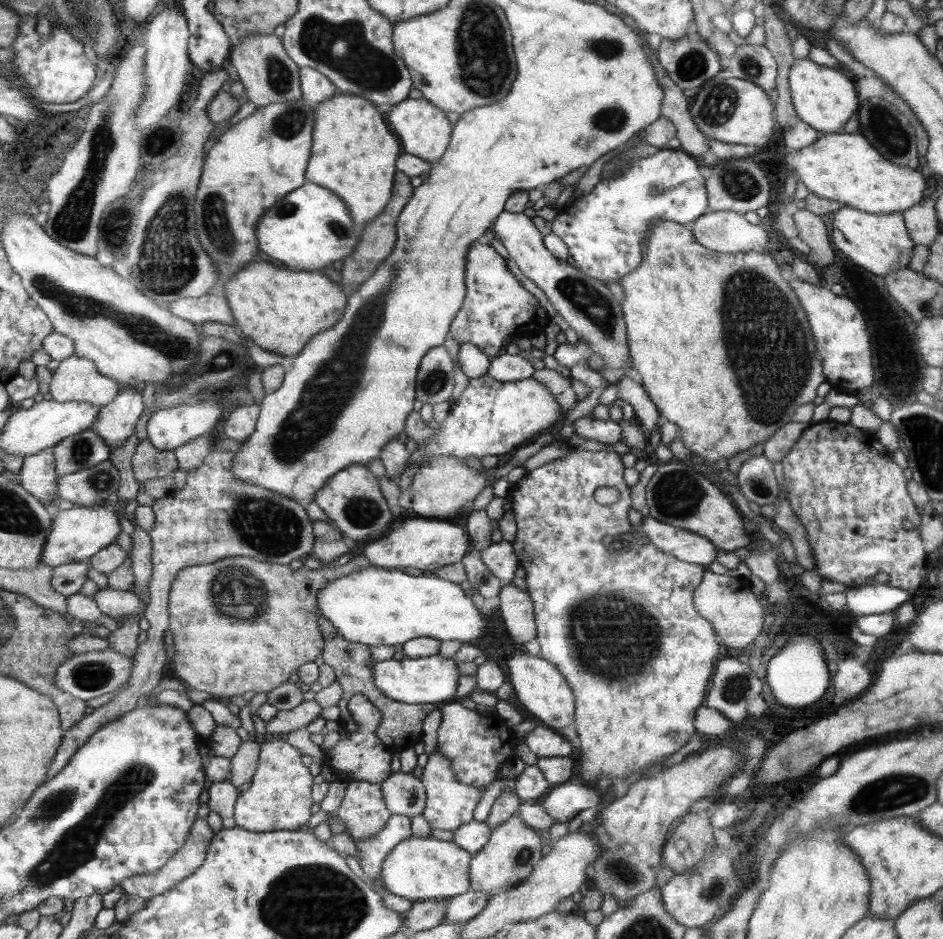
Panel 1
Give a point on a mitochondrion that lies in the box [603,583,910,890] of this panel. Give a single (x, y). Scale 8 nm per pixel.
(734, 688)

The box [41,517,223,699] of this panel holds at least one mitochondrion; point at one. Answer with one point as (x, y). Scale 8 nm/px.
(88, 675)

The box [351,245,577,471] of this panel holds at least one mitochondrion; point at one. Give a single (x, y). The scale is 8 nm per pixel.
(434, 382)

